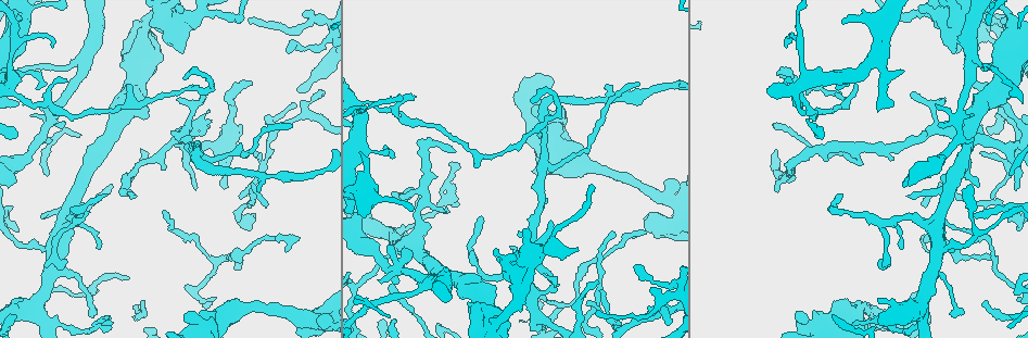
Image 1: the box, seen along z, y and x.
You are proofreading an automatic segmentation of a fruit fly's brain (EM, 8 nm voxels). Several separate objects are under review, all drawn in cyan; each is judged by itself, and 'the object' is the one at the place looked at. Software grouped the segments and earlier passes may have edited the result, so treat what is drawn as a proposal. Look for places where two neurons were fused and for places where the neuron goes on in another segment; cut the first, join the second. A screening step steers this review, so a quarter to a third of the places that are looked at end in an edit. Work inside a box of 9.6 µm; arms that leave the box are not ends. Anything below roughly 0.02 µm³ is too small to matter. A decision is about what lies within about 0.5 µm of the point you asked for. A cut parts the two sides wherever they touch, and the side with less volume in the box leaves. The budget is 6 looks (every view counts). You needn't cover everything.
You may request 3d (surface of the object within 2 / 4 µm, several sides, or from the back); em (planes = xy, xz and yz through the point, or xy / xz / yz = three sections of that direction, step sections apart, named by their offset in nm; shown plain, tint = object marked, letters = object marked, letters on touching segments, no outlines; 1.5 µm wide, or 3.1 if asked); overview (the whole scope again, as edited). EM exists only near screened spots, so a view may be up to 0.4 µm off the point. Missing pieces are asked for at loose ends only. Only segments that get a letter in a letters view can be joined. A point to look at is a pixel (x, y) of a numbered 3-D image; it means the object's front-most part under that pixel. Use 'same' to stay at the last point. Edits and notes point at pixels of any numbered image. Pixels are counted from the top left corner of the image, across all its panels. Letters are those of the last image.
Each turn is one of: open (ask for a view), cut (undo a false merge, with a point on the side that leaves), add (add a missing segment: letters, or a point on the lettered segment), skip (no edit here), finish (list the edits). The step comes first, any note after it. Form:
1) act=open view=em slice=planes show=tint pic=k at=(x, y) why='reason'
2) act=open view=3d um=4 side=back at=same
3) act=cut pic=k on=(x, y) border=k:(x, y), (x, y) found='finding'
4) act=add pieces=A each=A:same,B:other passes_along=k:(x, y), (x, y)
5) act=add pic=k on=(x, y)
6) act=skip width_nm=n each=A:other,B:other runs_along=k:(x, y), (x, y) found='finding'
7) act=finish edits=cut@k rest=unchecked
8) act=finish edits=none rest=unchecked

act=open view=3d um=4 pic=1 at=(1018, 130) why='three-way junction'

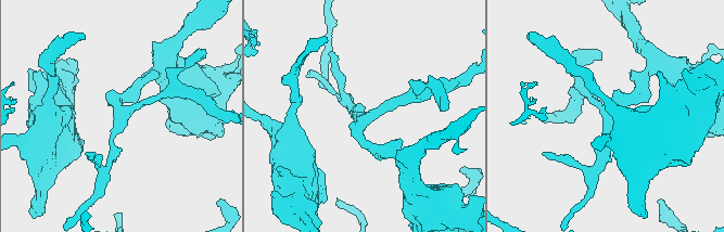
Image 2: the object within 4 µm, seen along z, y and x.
act=open view=em slice=xz step=8 show=tint pic=2 at=(127, 115) arms=3

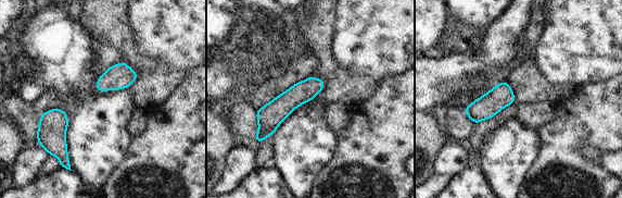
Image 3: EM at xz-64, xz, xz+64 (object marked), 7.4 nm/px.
act=open view=em slice=planes show=letters at=same

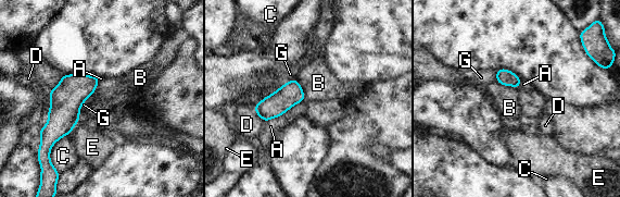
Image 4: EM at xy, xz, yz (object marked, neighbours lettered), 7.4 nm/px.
act=skip width_nm=50 each=A:other,B:other,C:other,D:other,E:other,G:other found='one neuron here'

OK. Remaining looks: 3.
act=open view=3d um=2 pic=1 at=(429, 281) why='abrupt turn'

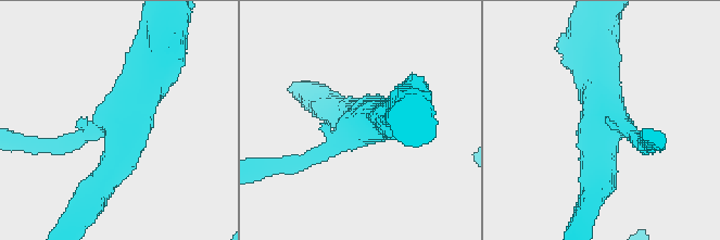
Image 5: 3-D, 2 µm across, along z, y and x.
act=open view=em slice=planes show=tint pic=5 at=(606, 125) arms=3 why='shape alone is not enough'

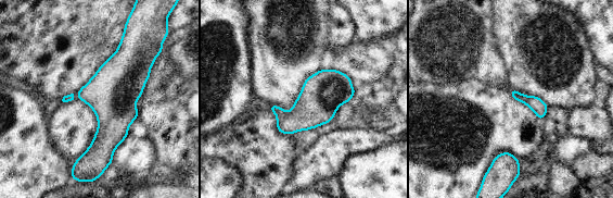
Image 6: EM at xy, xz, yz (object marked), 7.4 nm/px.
act=open view=em slice=planes show=letters at=same why='what lies round it'

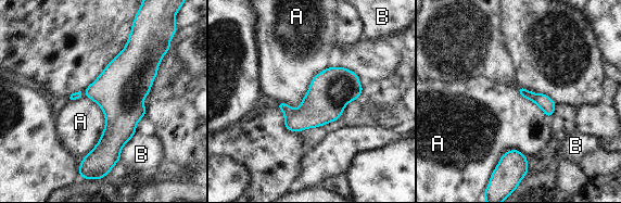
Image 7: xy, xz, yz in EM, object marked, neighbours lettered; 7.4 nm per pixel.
act=skip longest_contact=A:480nm each=A:other,B:other runs_along=7:(132, 35), (109, 163) found='all the same neuron'

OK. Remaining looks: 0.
act=finish edits=none rest=unchecked

